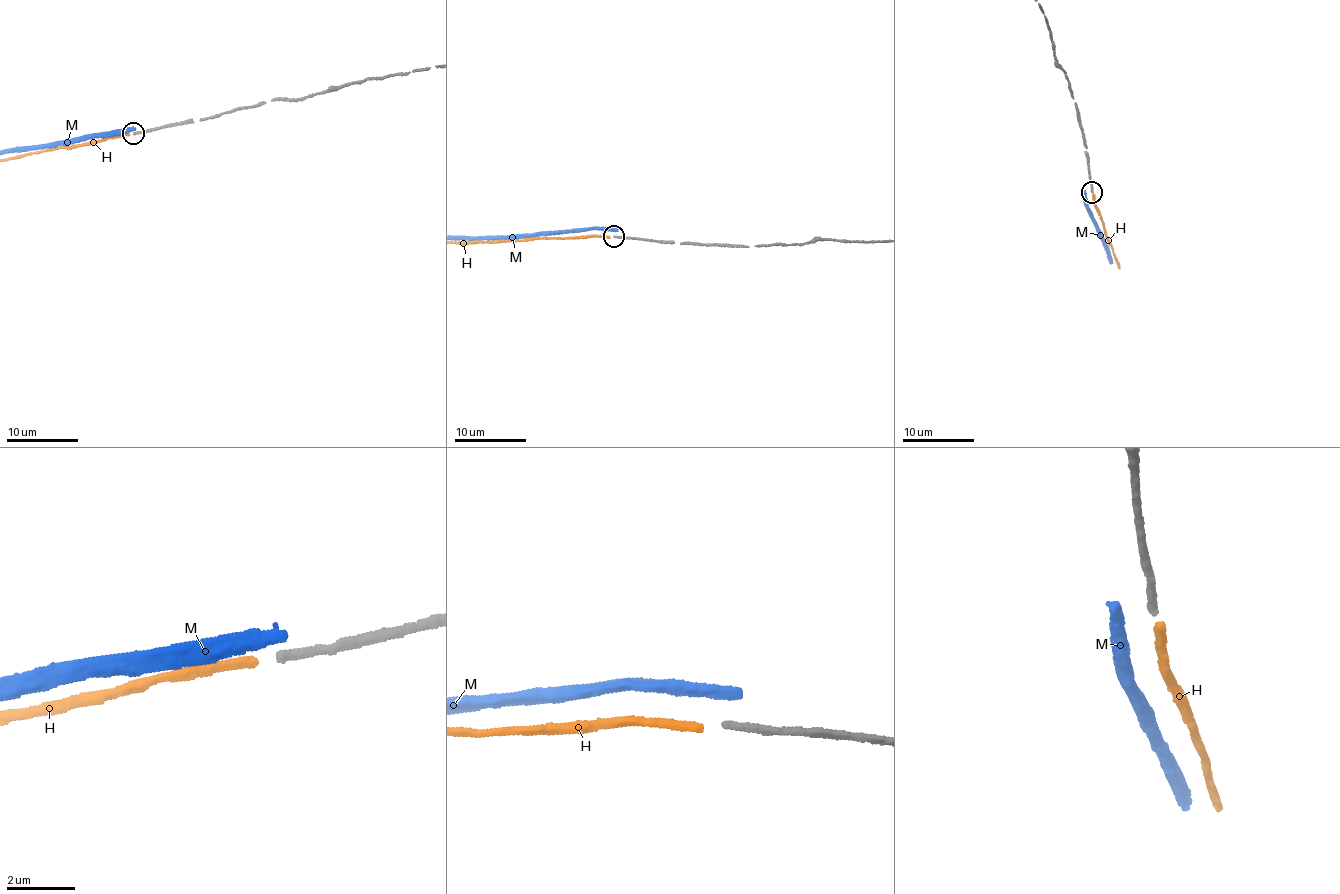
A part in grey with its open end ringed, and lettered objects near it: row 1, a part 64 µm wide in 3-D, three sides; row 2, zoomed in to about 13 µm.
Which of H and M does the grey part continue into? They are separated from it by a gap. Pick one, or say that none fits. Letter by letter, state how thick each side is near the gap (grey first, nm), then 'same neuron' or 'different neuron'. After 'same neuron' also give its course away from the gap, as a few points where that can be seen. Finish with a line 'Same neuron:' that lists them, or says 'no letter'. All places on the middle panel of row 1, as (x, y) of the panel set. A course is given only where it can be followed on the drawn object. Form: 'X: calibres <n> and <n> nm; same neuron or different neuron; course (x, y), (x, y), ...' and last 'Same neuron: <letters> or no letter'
H: calibres 240 and 280 nm; same neuron
M: calibres 240 and 480 nm; different neuron
Same neuron: H

